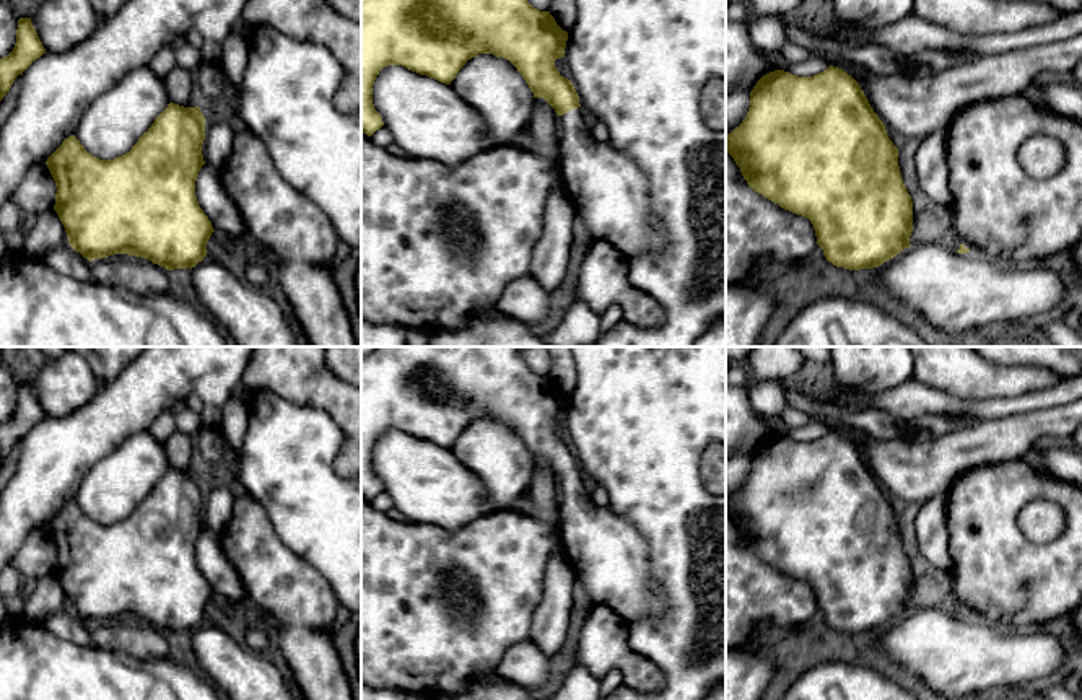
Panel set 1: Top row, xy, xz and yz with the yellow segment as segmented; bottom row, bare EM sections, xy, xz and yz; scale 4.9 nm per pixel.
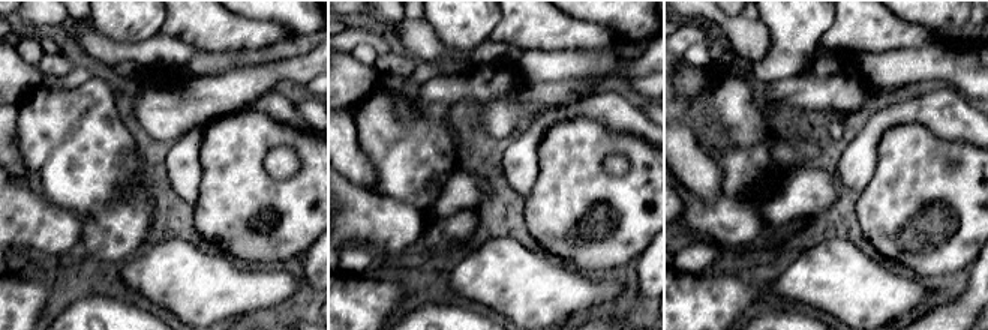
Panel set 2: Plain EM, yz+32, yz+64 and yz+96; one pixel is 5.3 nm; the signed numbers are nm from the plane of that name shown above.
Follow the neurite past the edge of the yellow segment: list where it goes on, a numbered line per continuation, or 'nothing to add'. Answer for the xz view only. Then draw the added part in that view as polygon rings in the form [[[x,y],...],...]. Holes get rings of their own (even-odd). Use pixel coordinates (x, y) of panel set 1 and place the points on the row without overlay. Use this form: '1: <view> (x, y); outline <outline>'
1: xz (609, 554); outline [[[579,472],[558,480],[558,497],[561,549],[594,604],[613,609],[626,622],[659,615],[667,601],[652,581],[644,536],[630,521],[612,513],[609,506],[597,506],[582,485]]]

